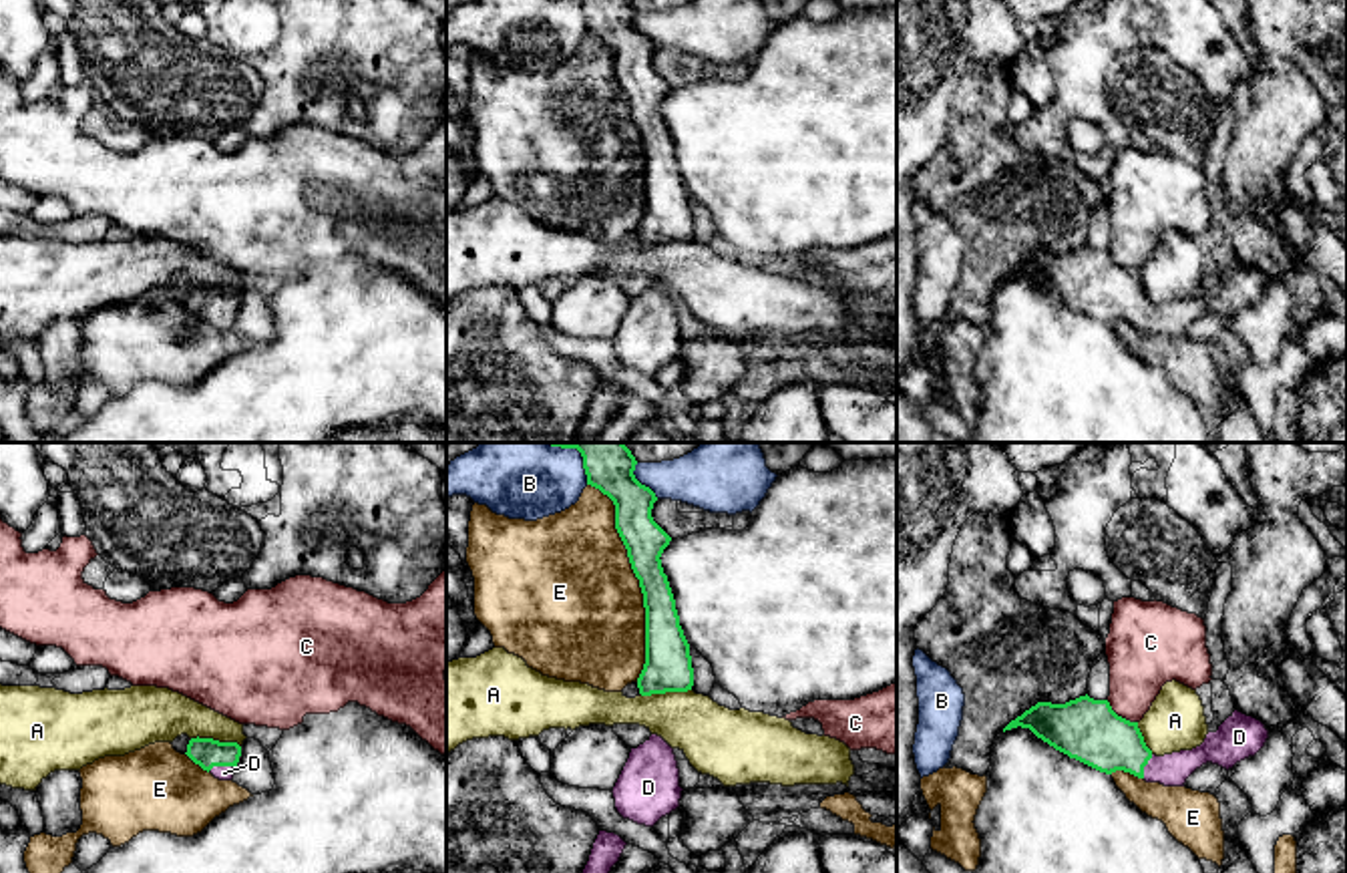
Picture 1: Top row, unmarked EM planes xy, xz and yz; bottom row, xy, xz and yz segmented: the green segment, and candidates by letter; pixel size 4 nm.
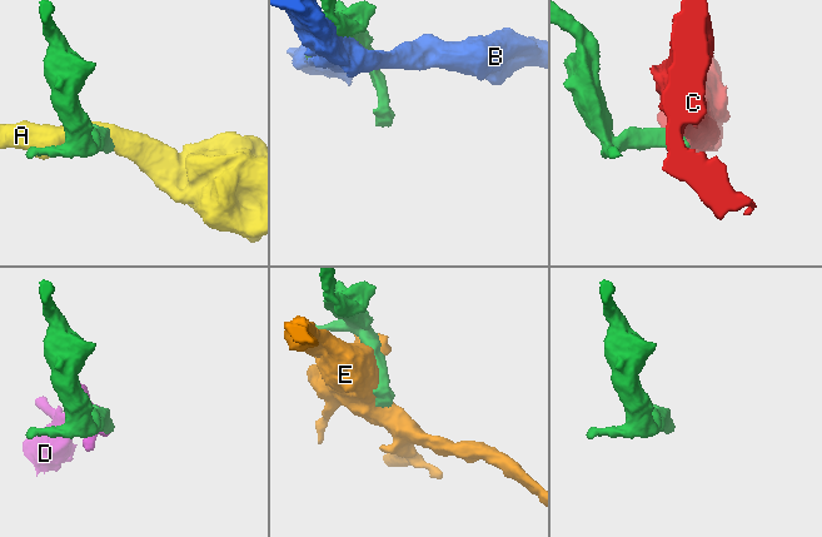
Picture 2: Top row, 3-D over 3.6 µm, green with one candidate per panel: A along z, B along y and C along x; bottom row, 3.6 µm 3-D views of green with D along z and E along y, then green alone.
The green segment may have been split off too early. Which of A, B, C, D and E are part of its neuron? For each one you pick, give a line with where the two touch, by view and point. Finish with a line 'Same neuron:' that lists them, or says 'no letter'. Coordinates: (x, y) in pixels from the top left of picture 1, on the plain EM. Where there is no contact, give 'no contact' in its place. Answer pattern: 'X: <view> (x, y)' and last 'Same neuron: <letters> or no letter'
D: xy (220, 314)
Same neuron: D

